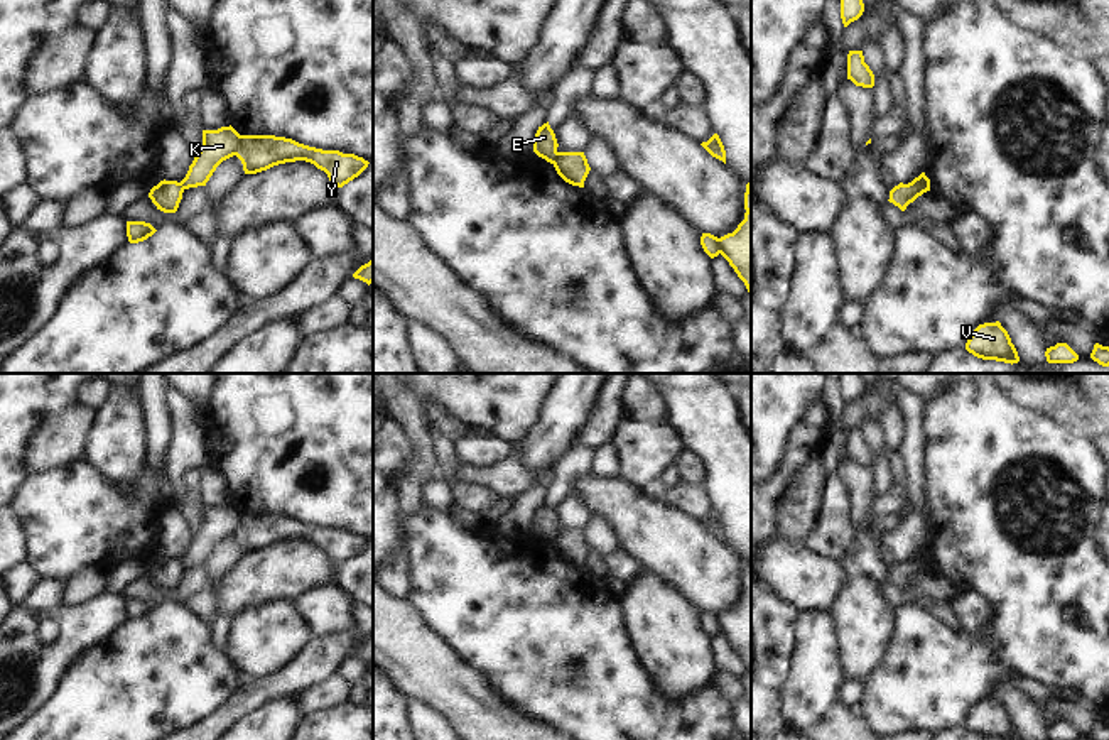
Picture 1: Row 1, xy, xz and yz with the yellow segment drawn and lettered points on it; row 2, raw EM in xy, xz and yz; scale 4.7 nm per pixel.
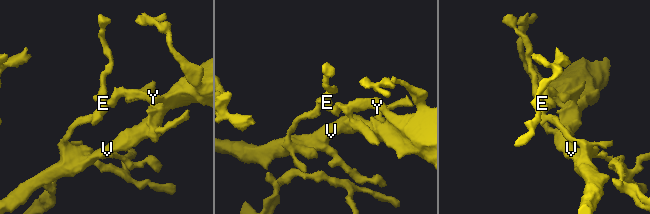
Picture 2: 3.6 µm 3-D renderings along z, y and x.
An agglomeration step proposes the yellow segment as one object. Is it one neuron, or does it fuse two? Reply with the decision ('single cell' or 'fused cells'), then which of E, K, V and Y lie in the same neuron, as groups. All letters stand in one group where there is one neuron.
fused cells | E V Y / K

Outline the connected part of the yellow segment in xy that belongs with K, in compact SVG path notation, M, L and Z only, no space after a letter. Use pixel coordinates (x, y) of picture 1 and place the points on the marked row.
M231 125L218 130L203 130L203 145L181 181L182 189L206 186L216 167L236 155L240 145L241 135Z

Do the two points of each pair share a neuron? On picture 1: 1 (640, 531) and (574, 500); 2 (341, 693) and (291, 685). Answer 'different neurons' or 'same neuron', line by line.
1: different neurons
2: different neurons

